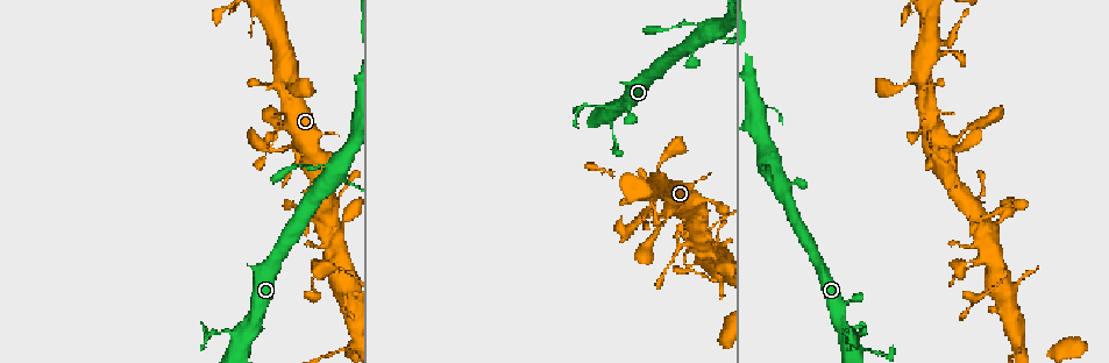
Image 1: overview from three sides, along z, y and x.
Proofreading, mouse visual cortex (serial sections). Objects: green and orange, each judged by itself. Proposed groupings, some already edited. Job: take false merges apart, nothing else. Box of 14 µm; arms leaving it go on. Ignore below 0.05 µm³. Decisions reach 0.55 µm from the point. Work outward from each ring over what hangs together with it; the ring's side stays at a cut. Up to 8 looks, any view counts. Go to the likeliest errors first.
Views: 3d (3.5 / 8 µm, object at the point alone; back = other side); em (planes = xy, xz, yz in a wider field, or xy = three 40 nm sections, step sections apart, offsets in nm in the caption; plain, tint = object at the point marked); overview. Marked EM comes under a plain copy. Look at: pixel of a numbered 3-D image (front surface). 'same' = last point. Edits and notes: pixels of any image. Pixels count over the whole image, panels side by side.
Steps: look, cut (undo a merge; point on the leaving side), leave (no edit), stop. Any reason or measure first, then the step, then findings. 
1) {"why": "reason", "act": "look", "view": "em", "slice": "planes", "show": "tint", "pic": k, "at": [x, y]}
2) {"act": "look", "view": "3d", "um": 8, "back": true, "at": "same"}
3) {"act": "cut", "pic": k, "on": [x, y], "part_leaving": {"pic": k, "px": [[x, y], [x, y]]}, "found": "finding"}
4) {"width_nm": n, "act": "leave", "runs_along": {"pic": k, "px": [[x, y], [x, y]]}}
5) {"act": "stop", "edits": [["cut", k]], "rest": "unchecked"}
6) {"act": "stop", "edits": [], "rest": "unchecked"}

{"why": "abrupt turn", "act": "look", "view": "3d", "um": 3.5, "pic": 1, "at": [326, 168]}

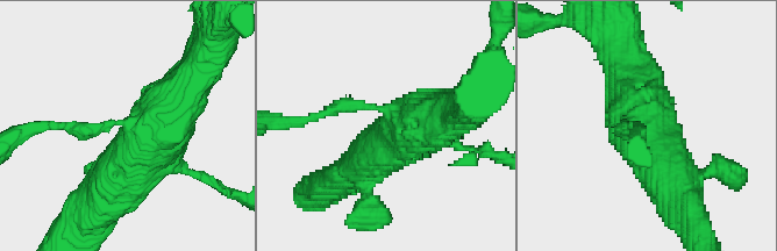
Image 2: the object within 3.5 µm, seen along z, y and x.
{"act": "look", "view": "em", "slice": "xy", "step": 2, "show": "tint", "pic": 2, "at": [386, 109]}

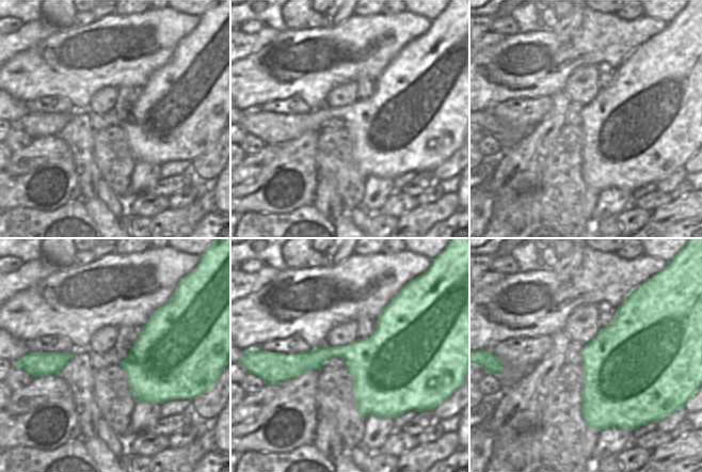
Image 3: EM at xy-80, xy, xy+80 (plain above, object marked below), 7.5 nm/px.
{"width_nm": 480, "act": "leave", "runs_along": {"pic": 2, "px": [[108, 189], [198, 72]]}, "found": "one cell here"}

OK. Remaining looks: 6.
{"why": "thin arm on a thick one", "act": "look", "view": "3d", "um": 3.5, "pic": 1, "at": [716, 280]}

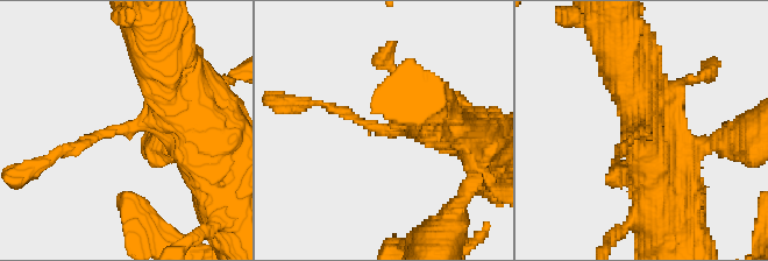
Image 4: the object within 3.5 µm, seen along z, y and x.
{"arms": 3, "arm_widths_nm": [100, 400, 600], "why": "need the tissue", "act": "look", "view": "em", "slice": "xy", "step": 5, "show": "tint", "pic": 4, "at": [398, 132]}

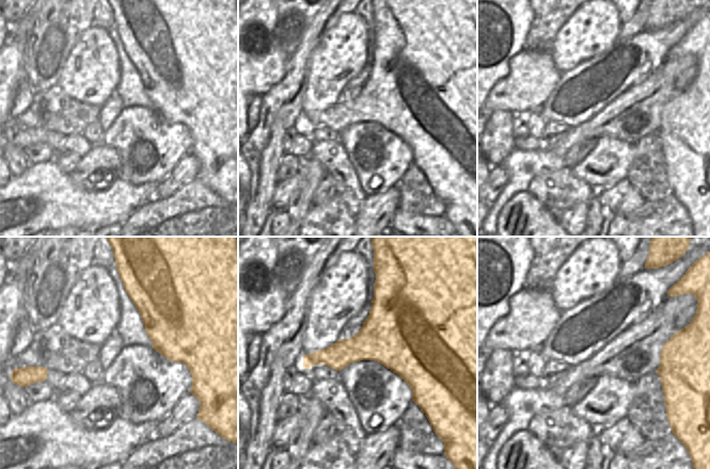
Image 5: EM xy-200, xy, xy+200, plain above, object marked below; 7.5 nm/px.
{"act": "leave", "runs_along": {"pic": 4, "px": [[169, 66], [157, 120], [72, 148]]}, "found": "continuous, no second cell"}

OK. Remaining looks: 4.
{"why": "a narrow waist", "act": "look", "view": "3d", "um": 3.5, "pic": 1, "at": [594, 106]}

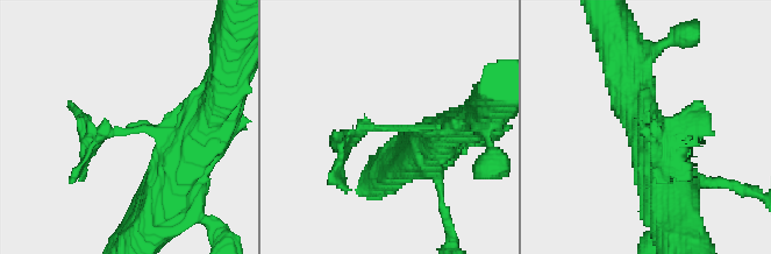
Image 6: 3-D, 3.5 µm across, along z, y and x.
{"act": "look", "view": "em", "slice": "xy", "step": 3, "show": "tint", "pic": 6, "at": [132, 133]}

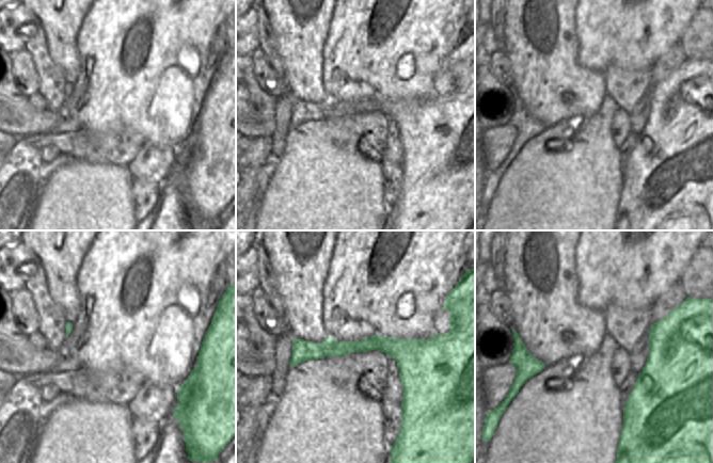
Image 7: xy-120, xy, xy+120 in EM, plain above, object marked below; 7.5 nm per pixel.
{"act": "cut", "pic": 6, "on": [90, 128], "found": "a second cell is stuck on"}

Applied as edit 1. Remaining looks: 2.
{"act": "stop", "edits": [["cut", 6]], "rest": "unchecked"}

